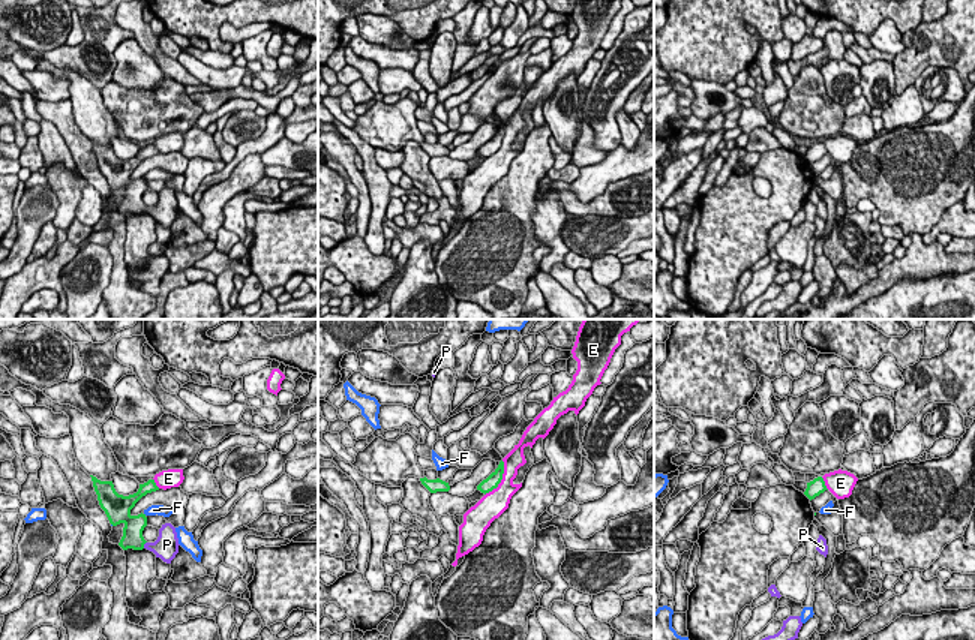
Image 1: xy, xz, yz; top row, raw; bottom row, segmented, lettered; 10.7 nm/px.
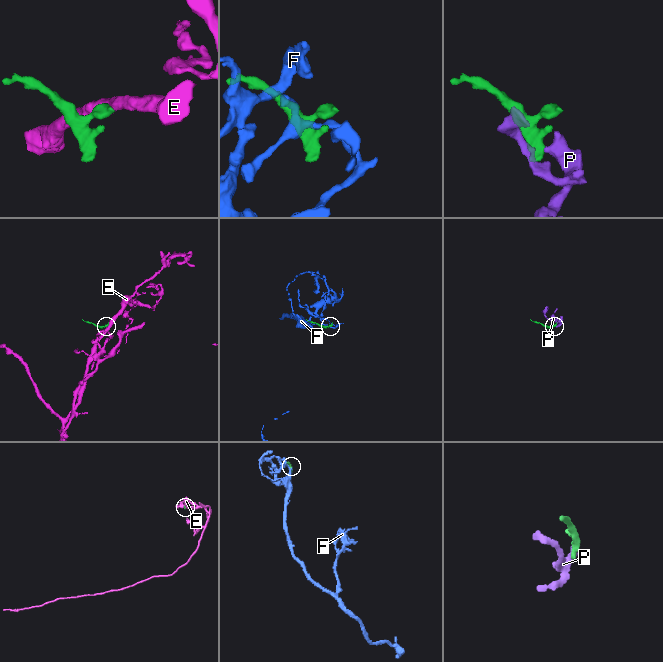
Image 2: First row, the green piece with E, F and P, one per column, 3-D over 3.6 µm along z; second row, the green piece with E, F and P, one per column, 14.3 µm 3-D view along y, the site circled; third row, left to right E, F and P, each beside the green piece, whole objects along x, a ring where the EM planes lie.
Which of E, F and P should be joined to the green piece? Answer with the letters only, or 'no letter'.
P

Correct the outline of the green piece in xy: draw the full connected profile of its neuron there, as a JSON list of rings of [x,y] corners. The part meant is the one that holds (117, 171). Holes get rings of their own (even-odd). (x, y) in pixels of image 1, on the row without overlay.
[[[90,139],[93,145],[94,156],[100,172],[105,175],[110,187],[117,190],[124,189],[123,201],[118,210],[123,214],[134,213],[142,214],[147,213],[160,222],[164,226],[171,228],[171,225],[178,217],[178,202],[176,192],[171,187],[162,189],[159,193],[159,201],[154,207],[147,207],[142,201],[142,195],[147,190],[146,178],[132,180],[130,174],[135,168],[146,160],[147,157],[159,154],[154,144],[148,144],[144,148],[140,148],[136,157],[123,160],[118,159],[114,153],[112,145],[100,145],[96,141]]]

